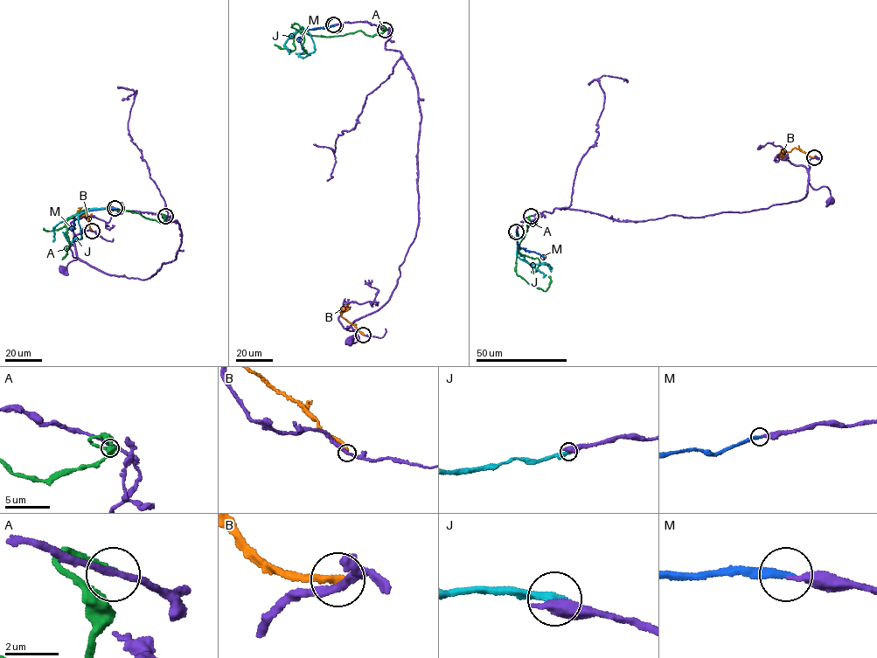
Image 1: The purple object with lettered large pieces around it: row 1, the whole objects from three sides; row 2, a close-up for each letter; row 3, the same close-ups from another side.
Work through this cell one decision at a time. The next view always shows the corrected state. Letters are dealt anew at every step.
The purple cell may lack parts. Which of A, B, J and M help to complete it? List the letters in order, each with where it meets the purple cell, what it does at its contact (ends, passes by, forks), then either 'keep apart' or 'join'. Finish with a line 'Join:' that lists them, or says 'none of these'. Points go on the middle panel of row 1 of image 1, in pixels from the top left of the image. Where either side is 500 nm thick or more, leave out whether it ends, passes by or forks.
A: (385, 30) | it ends | keep apart
B: (363, 335) | it ends | keep apart
J: (335, 25) | keep apart
M: (333, 24) | it ends | join
Join: M

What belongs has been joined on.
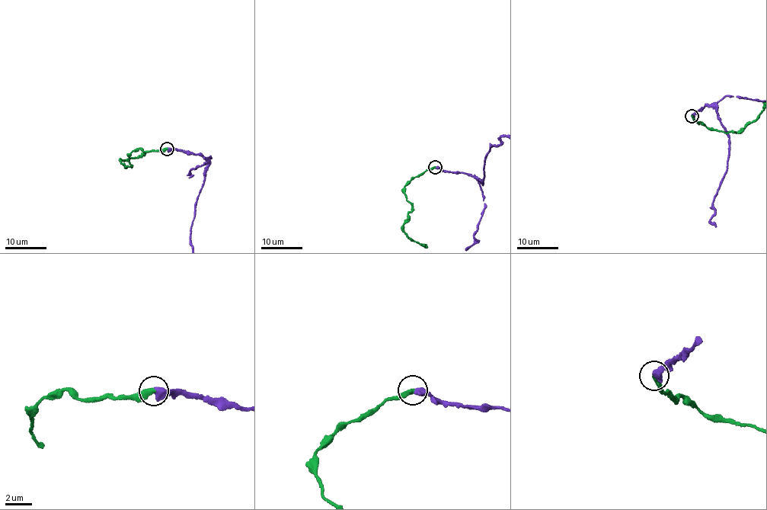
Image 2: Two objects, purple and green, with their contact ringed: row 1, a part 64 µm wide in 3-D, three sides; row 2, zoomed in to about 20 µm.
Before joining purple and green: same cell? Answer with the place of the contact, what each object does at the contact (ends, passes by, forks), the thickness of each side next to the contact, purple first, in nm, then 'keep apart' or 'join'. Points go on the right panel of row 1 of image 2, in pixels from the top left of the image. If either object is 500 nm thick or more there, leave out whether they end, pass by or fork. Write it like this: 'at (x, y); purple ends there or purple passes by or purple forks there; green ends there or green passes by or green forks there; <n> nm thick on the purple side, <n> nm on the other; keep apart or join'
at (691, 116); 550 nm thick on the purple side, 400 nm on the other; join

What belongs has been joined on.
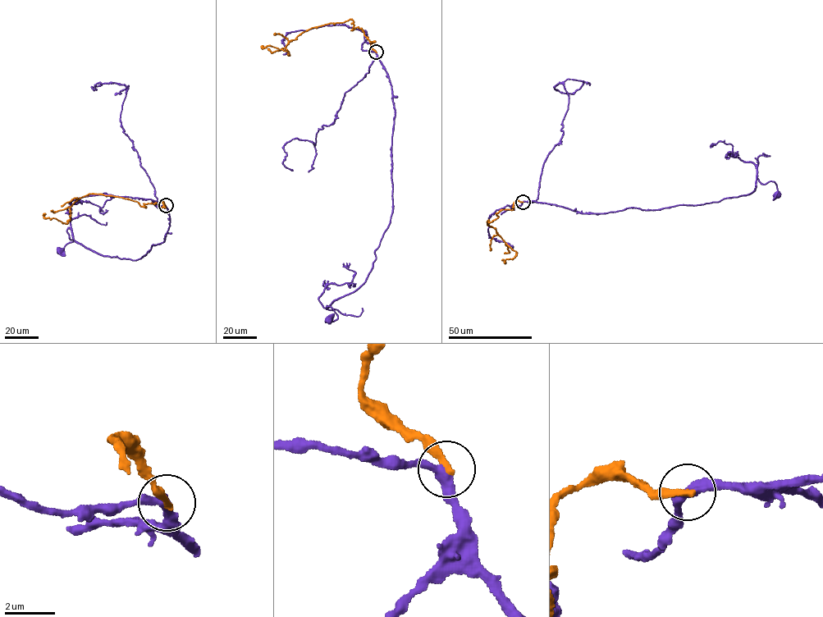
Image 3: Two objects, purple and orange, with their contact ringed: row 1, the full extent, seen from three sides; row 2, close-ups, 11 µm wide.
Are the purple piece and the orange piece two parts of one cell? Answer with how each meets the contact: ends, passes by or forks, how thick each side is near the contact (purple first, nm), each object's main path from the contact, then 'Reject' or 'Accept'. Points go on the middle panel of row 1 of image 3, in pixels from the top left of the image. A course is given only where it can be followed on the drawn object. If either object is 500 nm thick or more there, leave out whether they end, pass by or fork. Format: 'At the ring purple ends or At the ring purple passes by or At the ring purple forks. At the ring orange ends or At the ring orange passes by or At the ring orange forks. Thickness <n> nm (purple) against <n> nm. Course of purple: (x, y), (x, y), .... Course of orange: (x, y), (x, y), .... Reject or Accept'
At the ring purple passes by. At the ring orange ends. Thickness 340 nm (purple) against 280 nm. Course of purple: (376, 52), (389, 79), (395, 109), (392, 211), (365, 281), (326, 305), (337, 318), (331, 322), (329, 319). Course of orange: (376, 52), (361, 29), (353, 29), (354, 22), (349, 19), (302, 32), (285, 46), (290, 54), (263, 45). Reject

